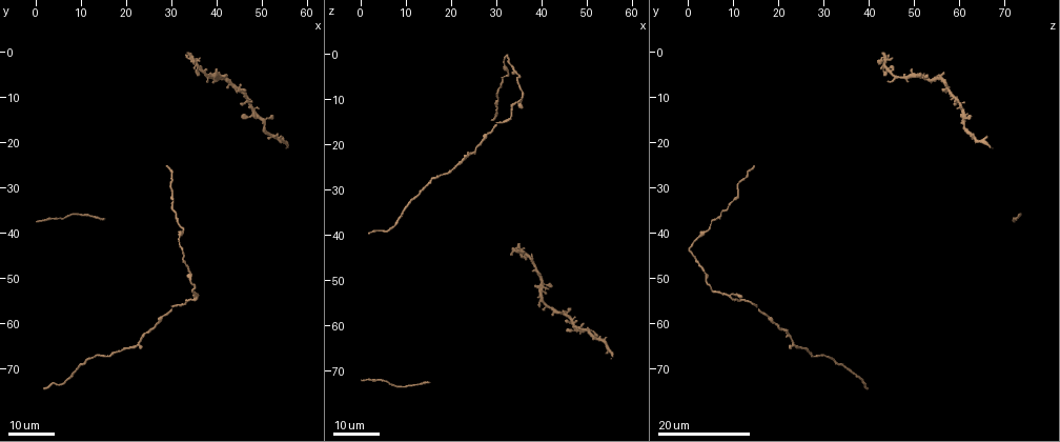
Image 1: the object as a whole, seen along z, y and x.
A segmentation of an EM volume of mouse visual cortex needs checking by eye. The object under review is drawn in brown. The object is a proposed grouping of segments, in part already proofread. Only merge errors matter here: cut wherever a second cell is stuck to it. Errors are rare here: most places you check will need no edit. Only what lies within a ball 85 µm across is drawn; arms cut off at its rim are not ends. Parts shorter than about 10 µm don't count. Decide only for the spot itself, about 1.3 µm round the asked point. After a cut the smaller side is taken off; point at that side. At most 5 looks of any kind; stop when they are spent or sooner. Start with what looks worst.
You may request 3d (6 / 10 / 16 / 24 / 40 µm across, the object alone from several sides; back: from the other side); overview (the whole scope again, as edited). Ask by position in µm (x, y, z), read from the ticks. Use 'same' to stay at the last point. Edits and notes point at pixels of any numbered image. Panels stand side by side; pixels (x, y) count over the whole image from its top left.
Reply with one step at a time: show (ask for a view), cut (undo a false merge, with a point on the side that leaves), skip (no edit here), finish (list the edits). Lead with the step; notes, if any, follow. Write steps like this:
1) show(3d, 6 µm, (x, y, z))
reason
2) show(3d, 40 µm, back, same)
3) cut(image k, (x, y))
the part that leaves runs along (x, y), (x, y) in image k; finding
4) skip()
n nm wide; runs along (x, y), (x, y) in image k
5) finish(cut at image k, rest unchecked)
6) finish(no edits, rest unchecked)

show(3d, 24 µm, (32.5, 40.0, 4.0))

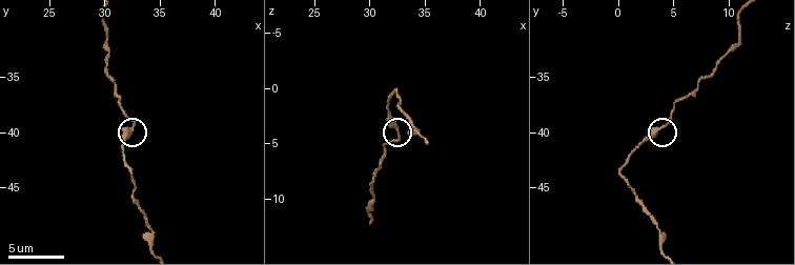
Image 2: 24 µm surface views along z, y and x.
show(3d, 10 µm, (32.6, 39.4, 4.2))

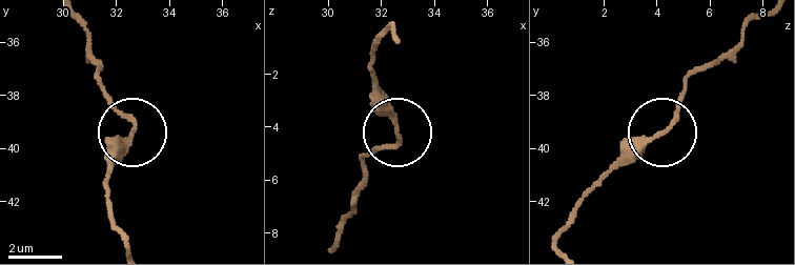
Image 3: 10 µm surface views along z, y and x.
skip()
190 nm wide; runs along (754, 21), (693, 75), (673, 122), (614, 167) in image 3; continuous, no second cell

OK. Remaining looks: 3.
show(3d, 24 µm, (15.0, 36.5, 72.0))
sudden change in width

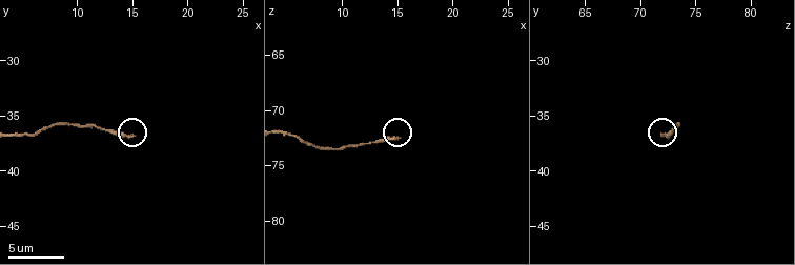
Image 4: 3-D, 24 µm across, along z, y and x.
show(3d, 6 µm, (15.0, 36.6, 72.6))

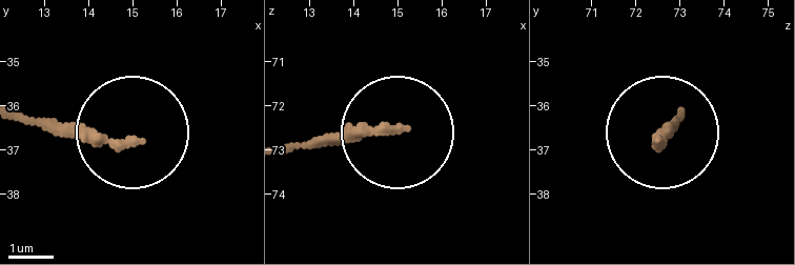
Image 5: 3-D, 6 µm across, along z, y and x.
show(3d, 6 µm, back, (15.15, 36.75, 72.50))

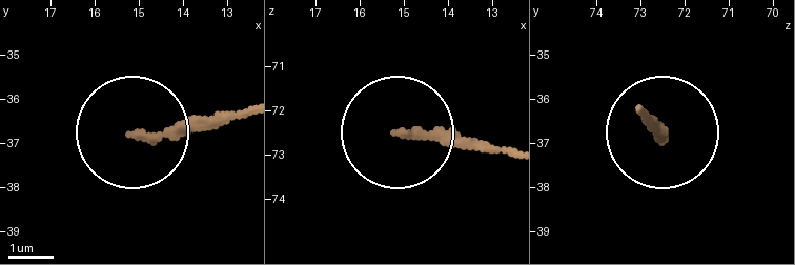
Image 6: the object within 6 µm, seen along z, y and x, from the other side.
skip()
continuous, no second cell

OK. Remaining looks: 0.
finish(no edits, rest unchecked)

